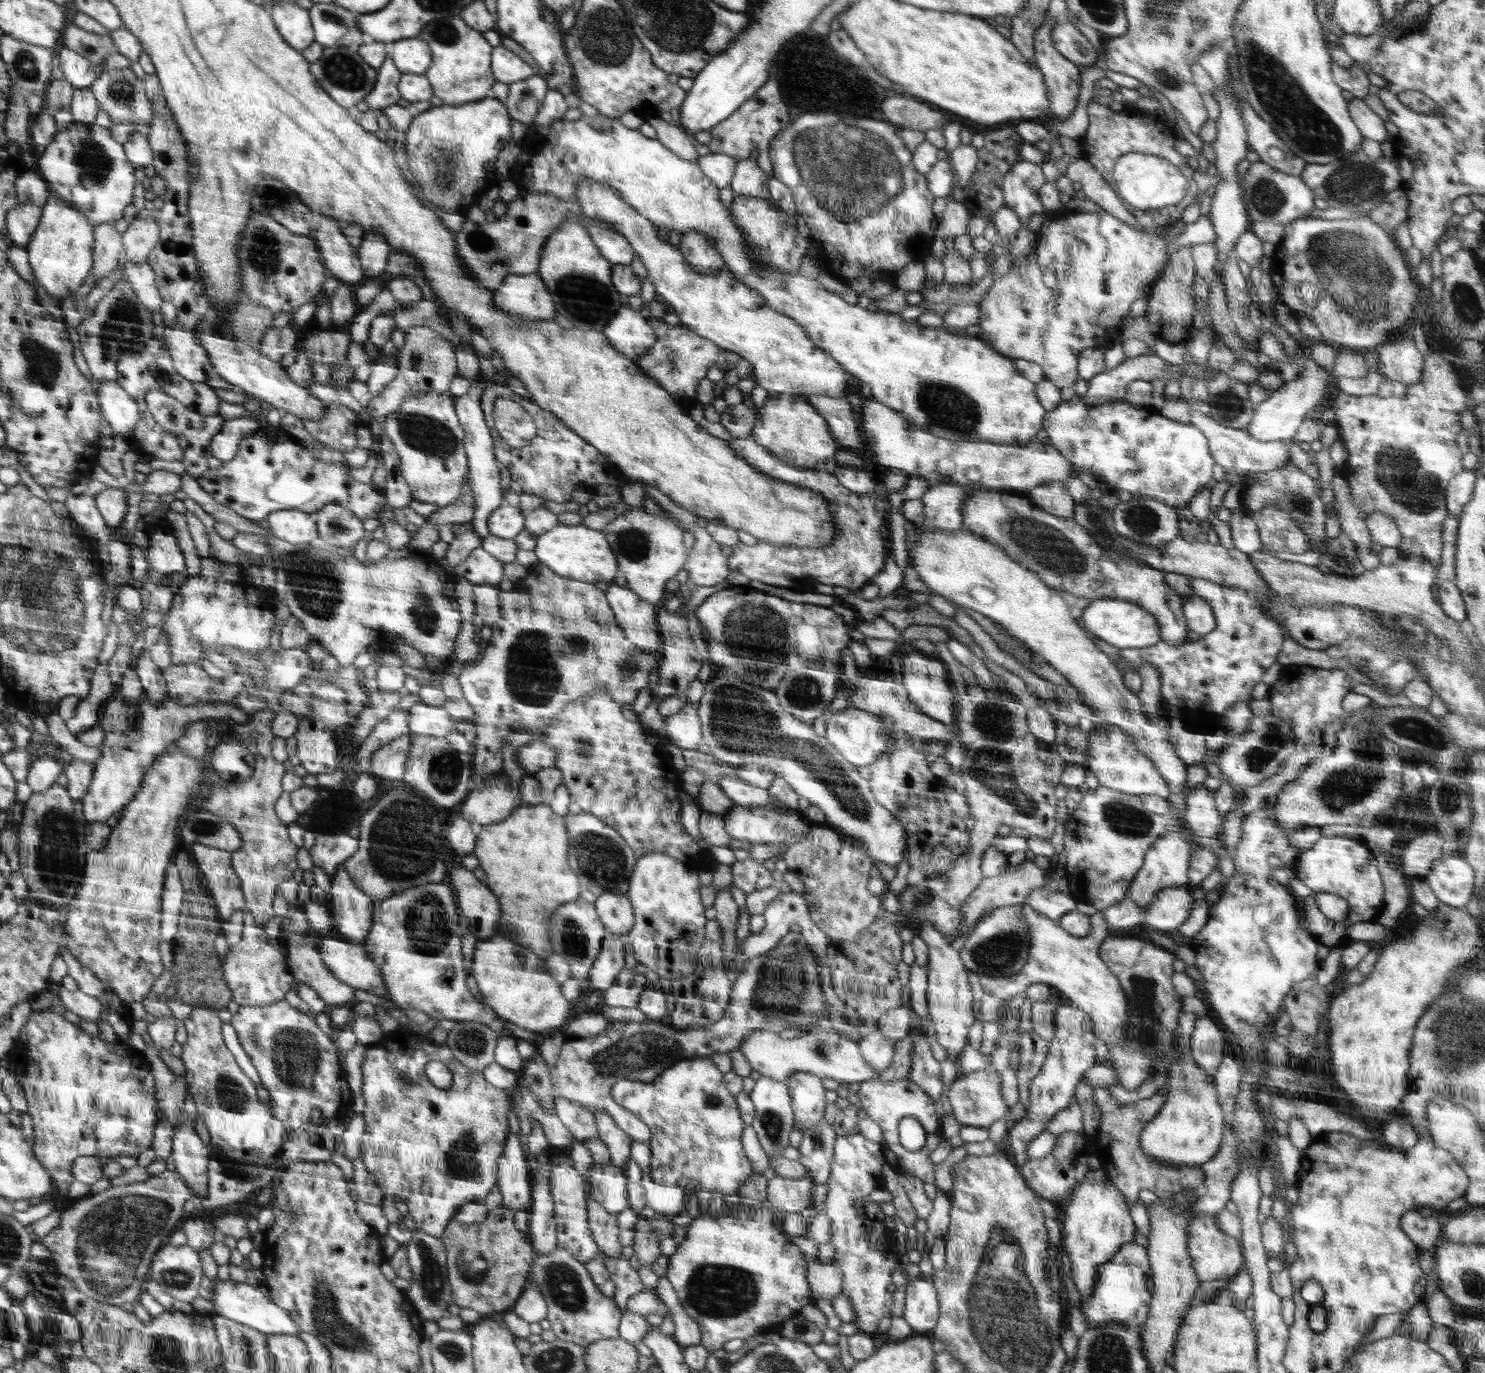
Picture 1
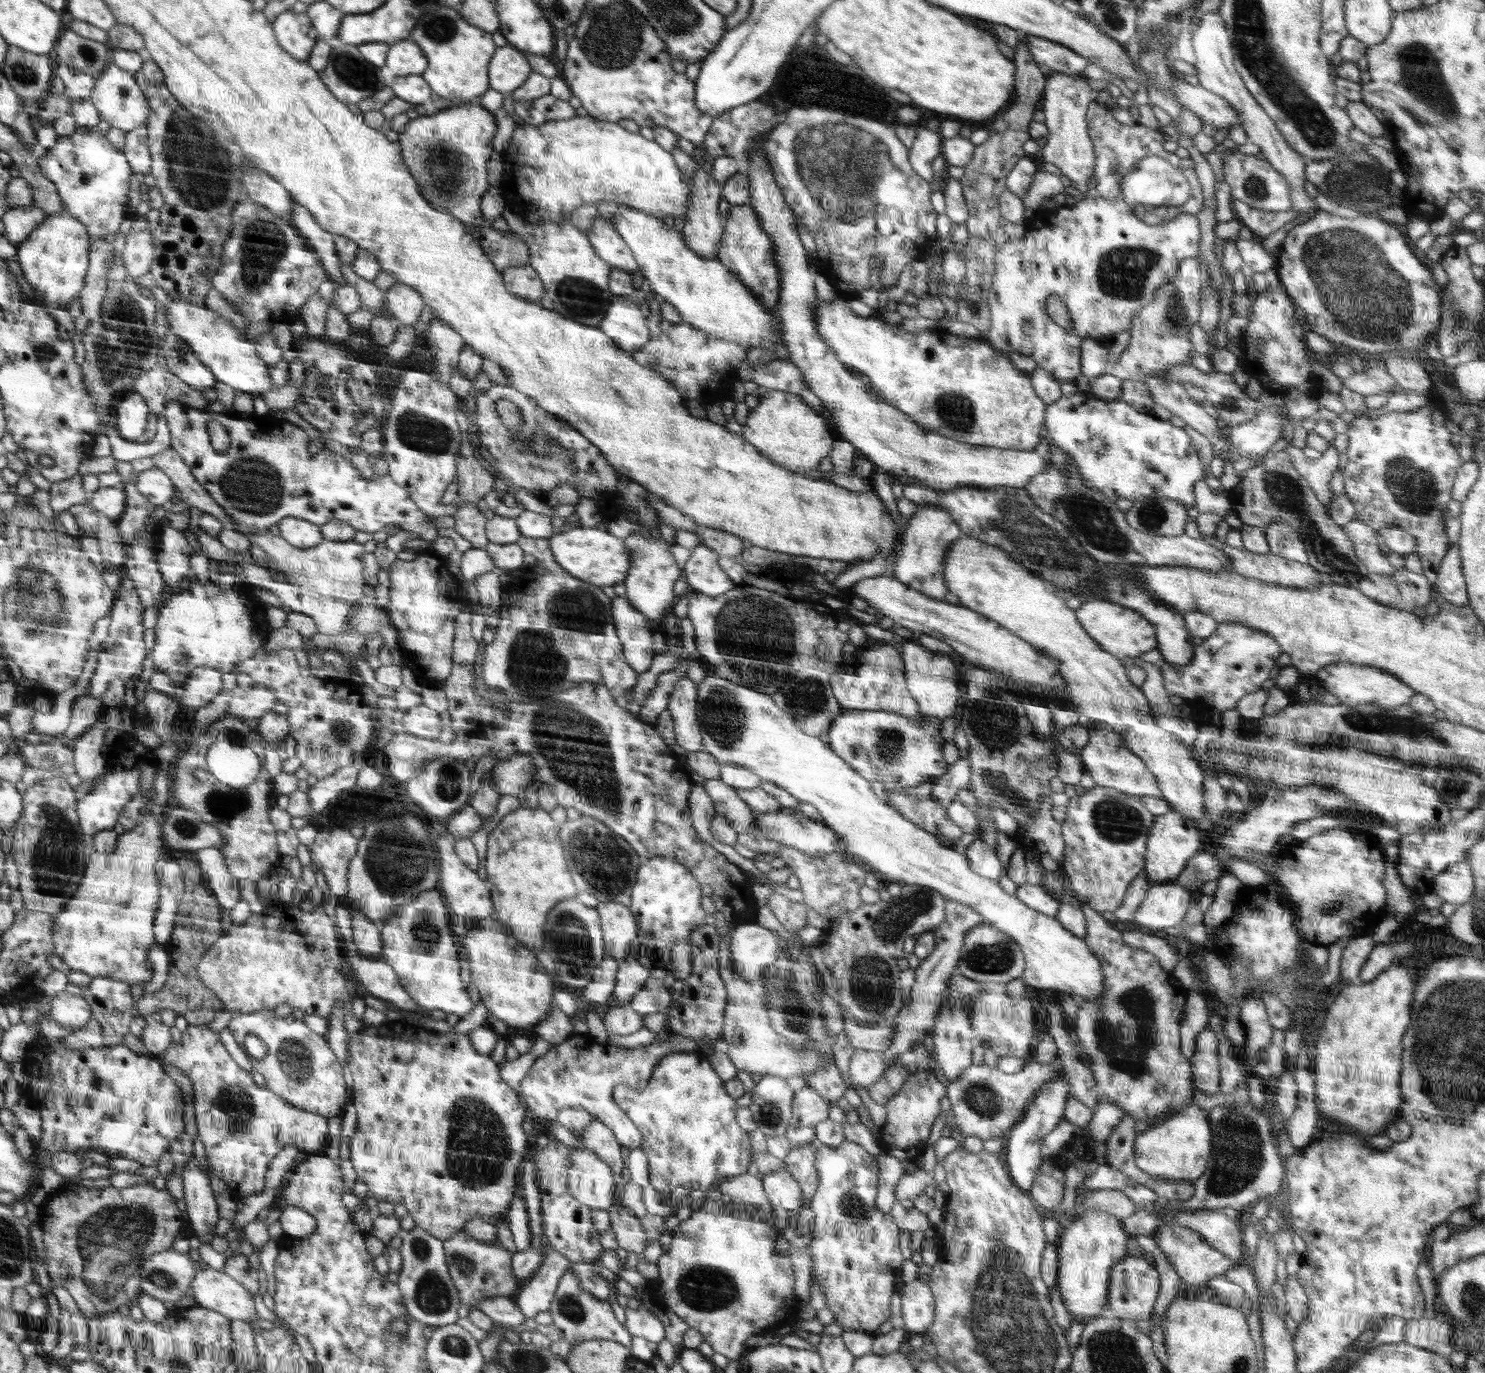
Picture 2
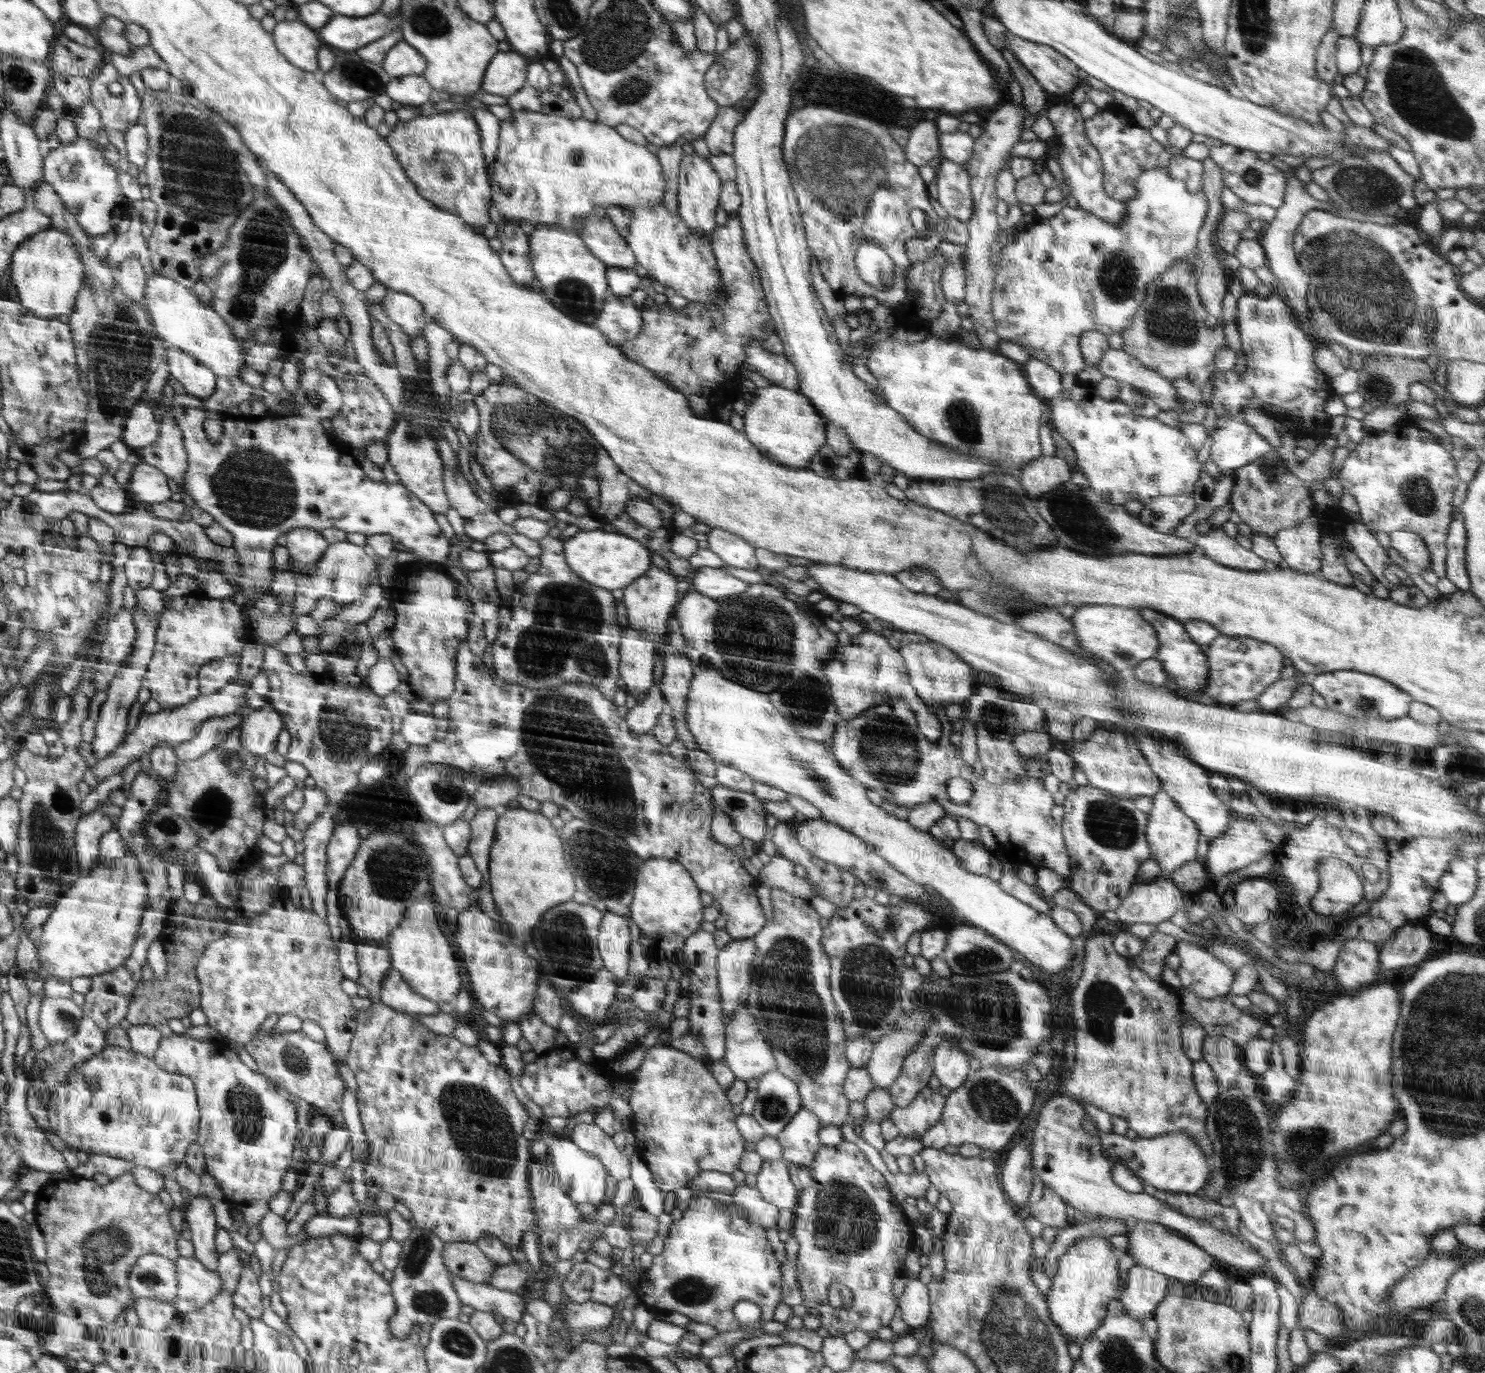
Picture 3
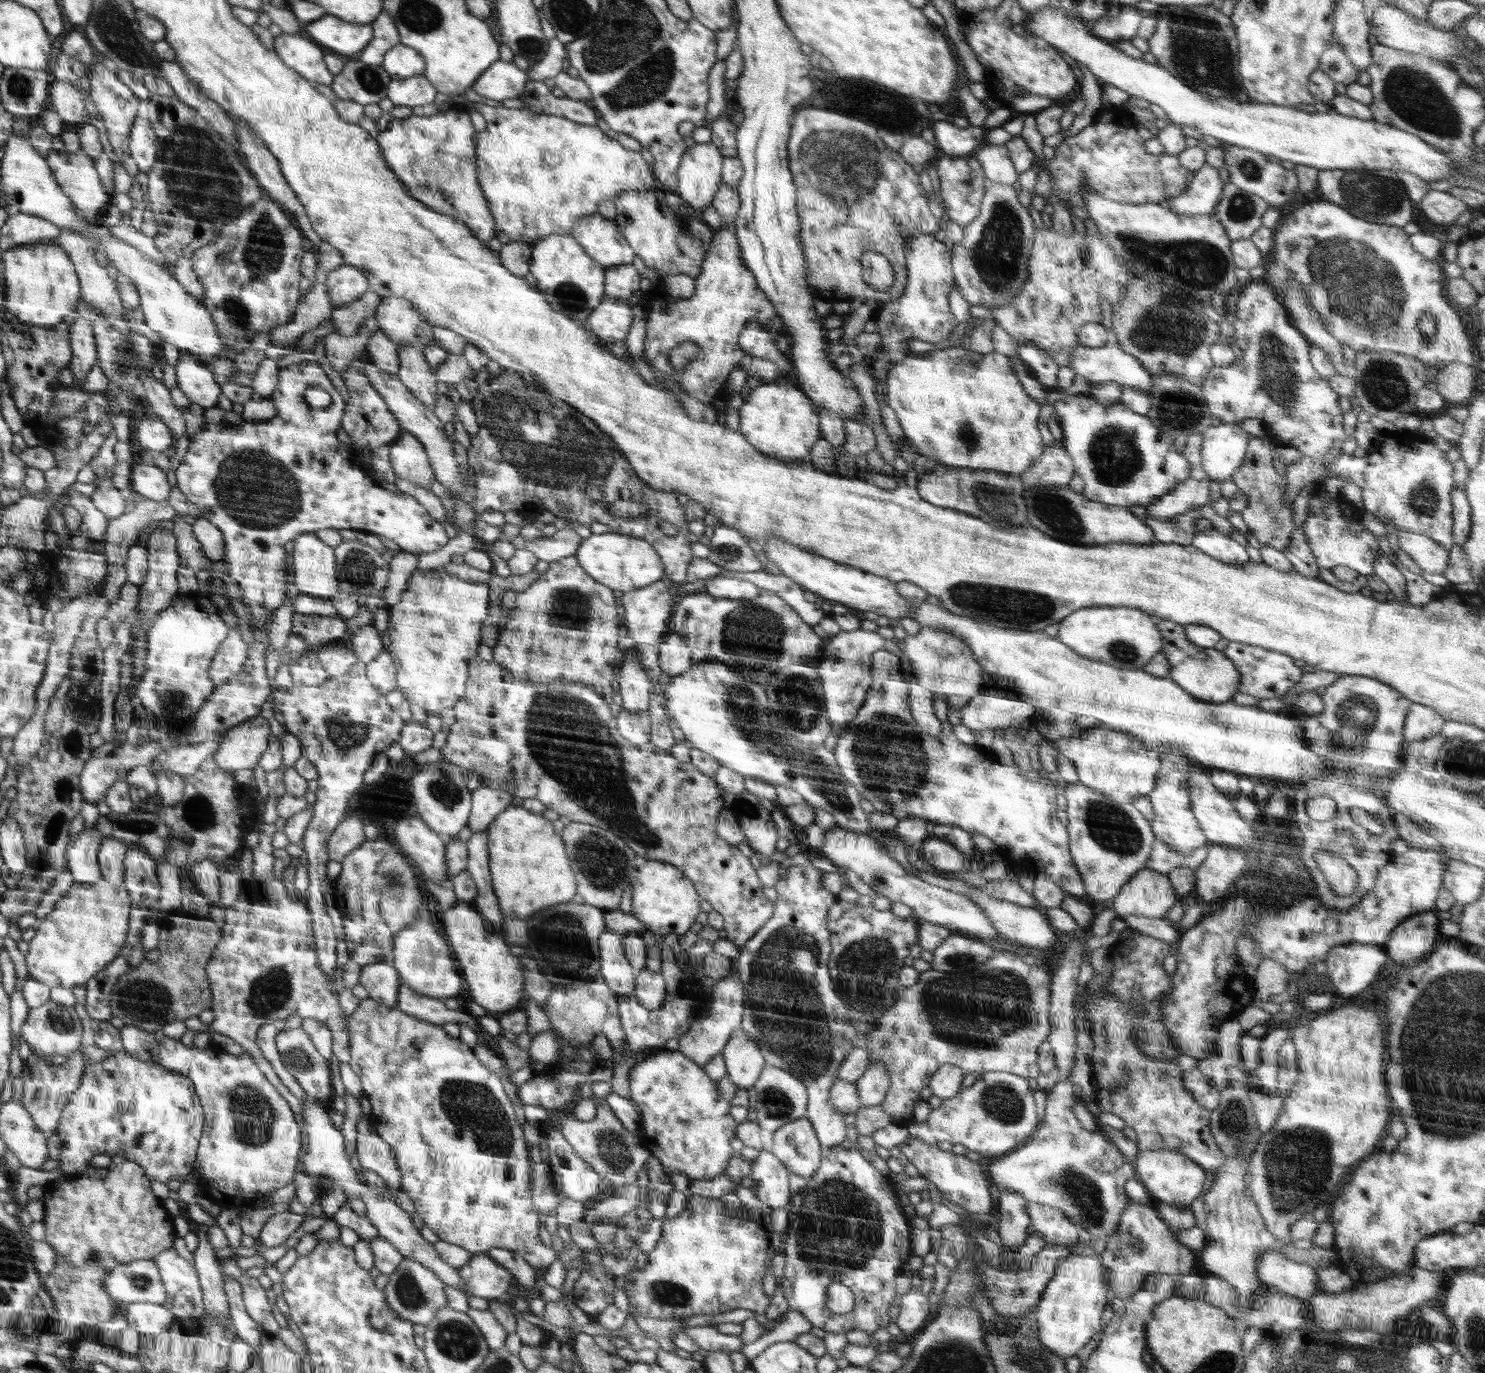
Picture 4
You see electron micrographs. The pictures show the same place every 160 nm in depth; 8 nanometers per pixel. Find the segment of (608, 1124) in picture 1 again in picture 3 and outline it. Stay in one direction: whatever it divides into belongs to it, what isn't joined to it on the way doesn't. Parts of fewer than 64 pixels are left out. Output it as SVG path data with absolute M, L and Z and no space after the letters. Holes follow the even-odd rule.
M579 1123L569 1138L580 1150L596 1156L608 1175L614 1176L618 1181L630 1178L631 1156L618 1149L618 1142L614 1142L614 1134L608 1134L594 1123Z

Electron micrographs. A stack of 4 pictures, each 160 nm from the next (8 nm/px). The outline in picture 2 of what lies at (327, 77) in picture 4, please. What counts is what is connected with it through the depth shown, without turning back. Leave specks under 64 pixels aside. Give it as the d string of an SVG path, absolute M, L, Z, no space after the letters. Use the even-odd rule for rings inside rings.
M288 10L276 16L272 23L284 50L298 60L307 61L319 40L309 15Z

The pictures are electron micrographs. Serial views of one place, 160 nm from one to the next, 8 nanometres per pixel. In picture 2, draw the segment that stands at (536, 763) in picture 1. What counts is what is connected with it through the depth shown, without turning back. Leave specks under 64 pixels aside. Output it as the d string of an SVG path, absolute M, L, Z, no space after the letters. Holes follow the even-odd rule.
M514 754L491 770L494 790L501 795L517 796L534 782L534 760L528 754Z

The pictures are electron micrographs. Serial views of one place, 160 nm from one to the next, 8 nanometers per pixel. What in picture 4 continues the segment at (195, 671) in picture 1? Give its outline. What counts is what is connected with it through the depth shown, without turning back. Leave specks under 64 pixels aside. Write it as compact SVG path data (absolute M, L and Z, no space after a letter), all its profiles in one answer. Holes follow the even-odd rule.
M239 629L231 630L208 669L211 681L220 686L237 675L245 665L248 649L249 646L242 640Z

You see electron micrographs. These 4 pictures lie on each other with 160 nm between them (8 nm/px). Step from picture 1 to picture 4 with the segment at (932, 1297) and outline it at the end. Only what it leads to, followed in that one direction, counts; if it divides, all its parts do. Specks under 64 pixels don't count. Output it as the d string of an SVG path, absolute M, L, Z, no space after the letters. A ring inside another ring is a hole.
M913 1288L907 1294L900 1295L900 1311L894 1321L902 1333L912 1334L931 1318L929 1308L928 1297Z

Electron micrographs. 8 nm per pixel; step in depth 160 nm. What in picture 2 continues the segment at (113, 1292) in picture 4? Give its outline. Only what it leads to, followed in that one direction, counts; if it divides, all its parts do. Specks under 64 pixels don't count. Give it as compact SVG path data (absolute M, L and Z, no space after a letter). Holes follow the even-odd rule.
M164 1250L148 1258L140 1270L142 1293L162 1302L180 1301L190 1293L197 1266L188 1253Z

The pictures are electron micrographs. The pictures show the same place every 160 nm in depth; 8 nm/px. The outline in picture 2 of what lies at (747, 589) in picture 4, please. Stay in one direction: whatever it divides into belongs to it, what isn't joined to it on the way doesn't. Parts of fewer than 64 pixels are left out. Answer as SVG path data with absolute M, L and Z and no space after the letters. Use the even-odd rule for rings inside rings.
M700 543L684 564L683 576L690 589L710 596L727 593L737 586L718 565L719 554Z

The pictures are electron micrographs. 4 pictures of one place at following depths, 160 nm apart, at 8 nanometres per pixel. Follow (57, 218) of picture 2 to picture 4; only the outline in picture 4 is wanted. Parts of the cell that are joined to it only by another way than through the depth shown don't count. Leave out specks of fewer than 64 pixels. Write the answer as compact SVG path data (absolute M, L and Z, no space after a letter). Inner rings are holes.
M59 239L47 243L15 247L2 254L5 269L6 311L25 326L50 328L63 322L64 317L75 315L81 300L81 284L69 254L62 250Z

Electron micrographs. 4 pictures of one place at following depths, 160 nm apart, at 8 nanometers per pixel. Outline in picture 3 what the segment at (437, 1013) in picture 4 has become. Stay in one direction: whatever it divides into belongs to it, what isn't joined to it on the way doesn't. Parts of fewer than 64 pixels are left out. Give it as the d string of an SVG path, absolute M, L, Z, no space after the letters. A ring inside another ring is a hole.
M392 967L388 969L387 975L382 979L380 992L380 1002L396 1011L412 1016L416 1014L430 1016L438 1012L436 1002L418 994L402 978L401 971L394 970Z

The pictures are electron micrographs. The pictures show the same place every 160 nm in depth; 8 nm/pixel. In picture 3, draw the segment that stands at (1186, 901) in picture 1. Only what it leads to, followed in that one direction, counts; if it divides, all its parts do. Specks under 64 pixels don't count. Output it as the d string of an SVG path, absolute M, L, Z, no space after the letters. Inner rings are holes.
M1168 877L1133 885L1115 910L1117 920L1160 925L1172 918L1184 904L1184 893Z

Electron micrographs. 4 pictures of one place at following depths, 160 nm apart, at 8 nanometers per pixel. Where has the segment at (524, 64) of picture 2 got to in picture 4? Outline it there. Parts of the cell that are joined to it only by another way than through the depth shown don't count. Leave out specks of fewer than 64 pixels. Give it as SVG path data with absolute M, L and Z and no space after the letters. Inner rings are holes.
M498 60L478 77L472 88L476 94L492 100L516 98L521 96L522 90L525 90L524 86L528 86L526 73L512 62Z

